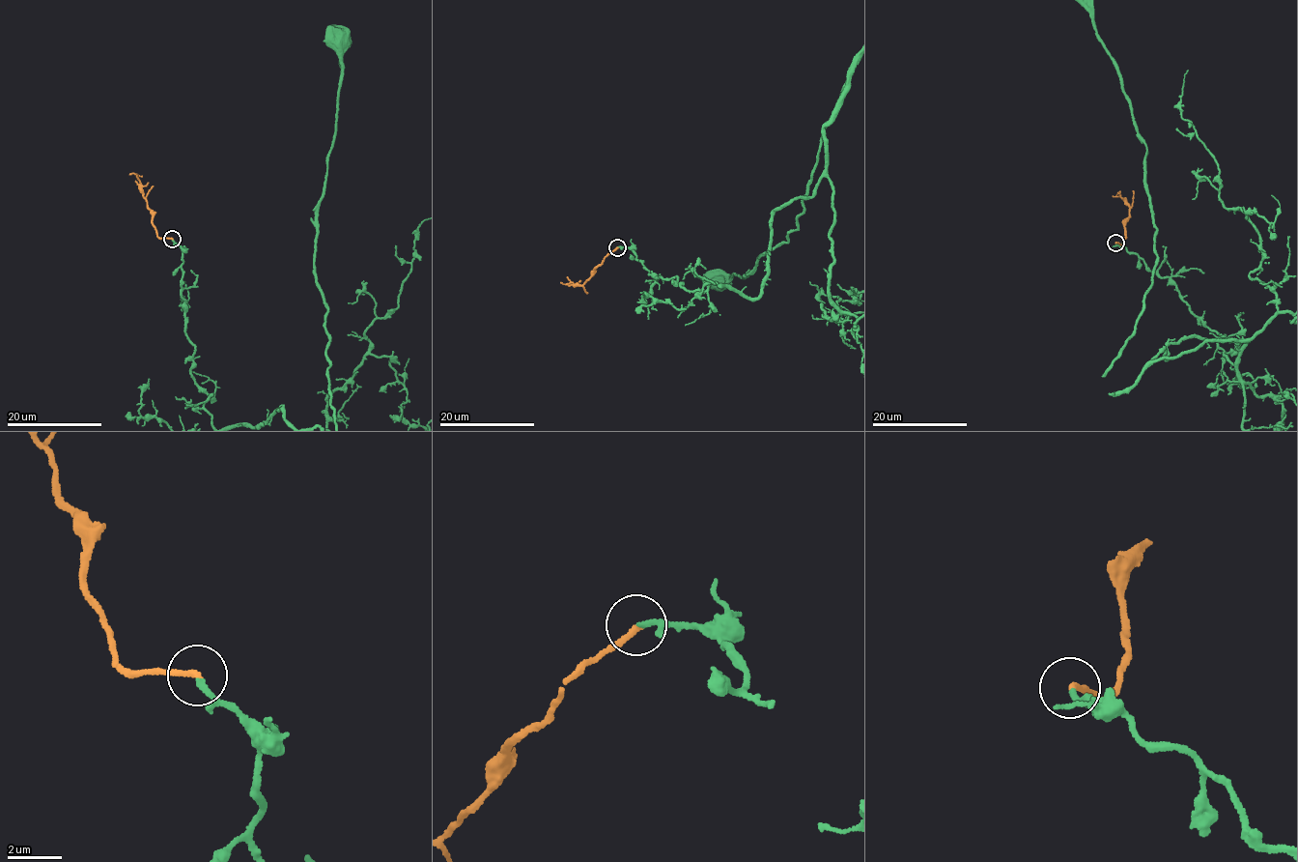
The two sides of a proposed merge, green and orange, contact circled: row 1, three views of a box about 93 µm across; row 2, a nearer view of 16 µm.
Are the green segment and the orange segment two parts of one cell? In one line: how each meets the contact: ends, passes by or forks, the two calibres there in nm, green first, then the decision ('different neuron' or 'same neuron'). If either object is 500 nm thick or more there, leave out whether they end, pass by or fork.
green passes by | orange ends | 140/220 nm | same neuron

